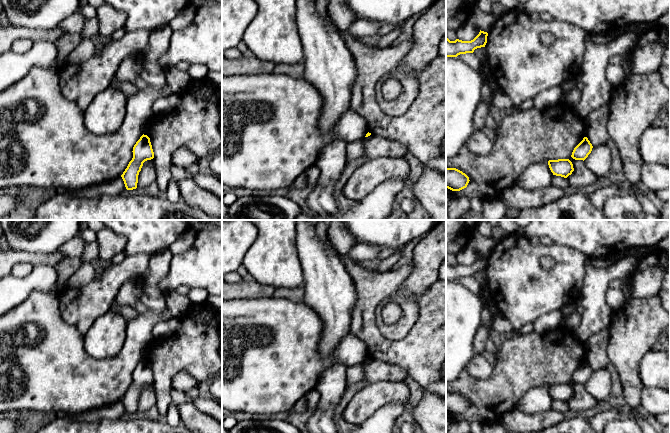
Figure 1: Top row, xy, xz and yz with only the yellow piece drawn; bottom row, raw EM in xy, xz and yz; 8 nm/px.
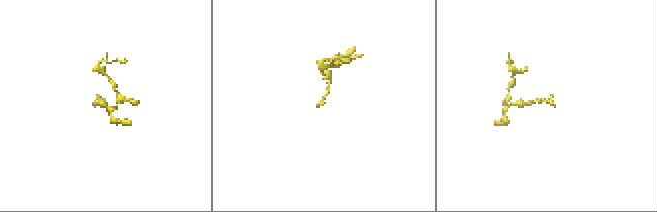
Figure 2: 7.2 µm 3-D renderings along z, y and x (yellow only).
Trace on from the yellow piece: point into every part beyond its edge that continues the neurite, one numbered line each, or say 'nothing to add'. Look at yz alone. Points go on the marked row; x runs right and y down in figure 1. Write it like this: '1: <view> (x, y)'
nothing to add

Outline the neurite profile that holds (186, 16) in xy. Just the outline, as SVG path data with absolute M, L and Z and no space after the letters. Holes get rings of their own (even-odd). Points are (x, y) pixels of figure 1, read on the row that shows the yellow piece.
M190 3L177 17L175 17L169 23L169 26L173 31L181 30L190 24L195 14L196 14L196 8L194 5Z

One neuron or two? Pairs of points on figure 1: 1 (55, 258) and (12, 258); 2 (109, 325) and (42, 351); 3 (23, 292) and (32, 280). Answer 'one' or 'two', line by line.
1: one
2: two
3: one

